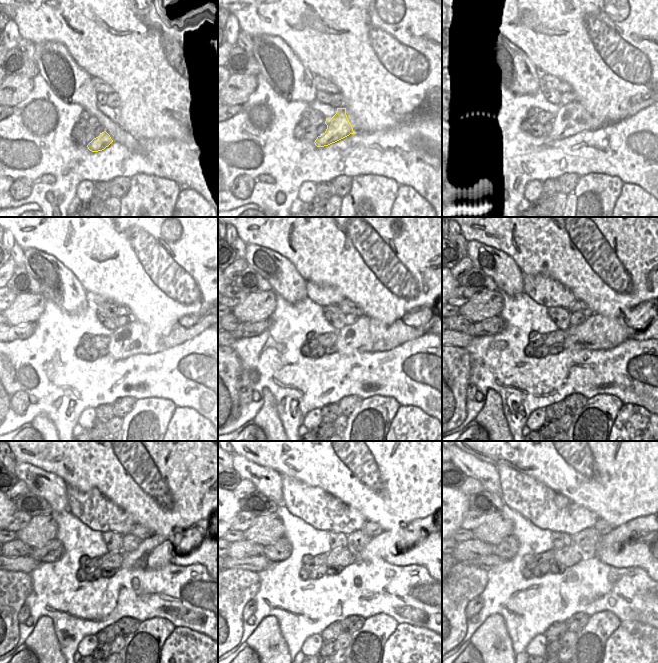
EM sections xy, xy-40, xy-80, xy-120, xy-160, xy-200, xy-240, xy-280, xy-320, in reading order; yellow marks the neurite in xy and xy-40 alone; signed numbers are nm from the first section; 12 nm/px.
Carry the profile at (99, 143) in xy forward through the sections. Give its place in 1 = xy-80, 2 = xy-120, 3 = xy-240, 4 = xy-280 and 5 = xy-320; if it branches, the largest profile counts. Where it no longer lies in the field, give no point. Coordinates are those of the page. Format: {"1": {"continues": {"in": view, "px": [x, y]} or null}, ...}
{"1": {"continues": {"in": "xy-80", "px": [571, 119]}}, "2": {"continues": {"in": "xy-120", "px": [135, 338]}}, "3": {"continues": {"in": "xy-240", "px": [153, 553]}}, "4": {"continues": {"in": "xy-280", "px": [402, 538]}}, "5": {"continues": {"in": "xy-320", "px": [614, 540]}}}

